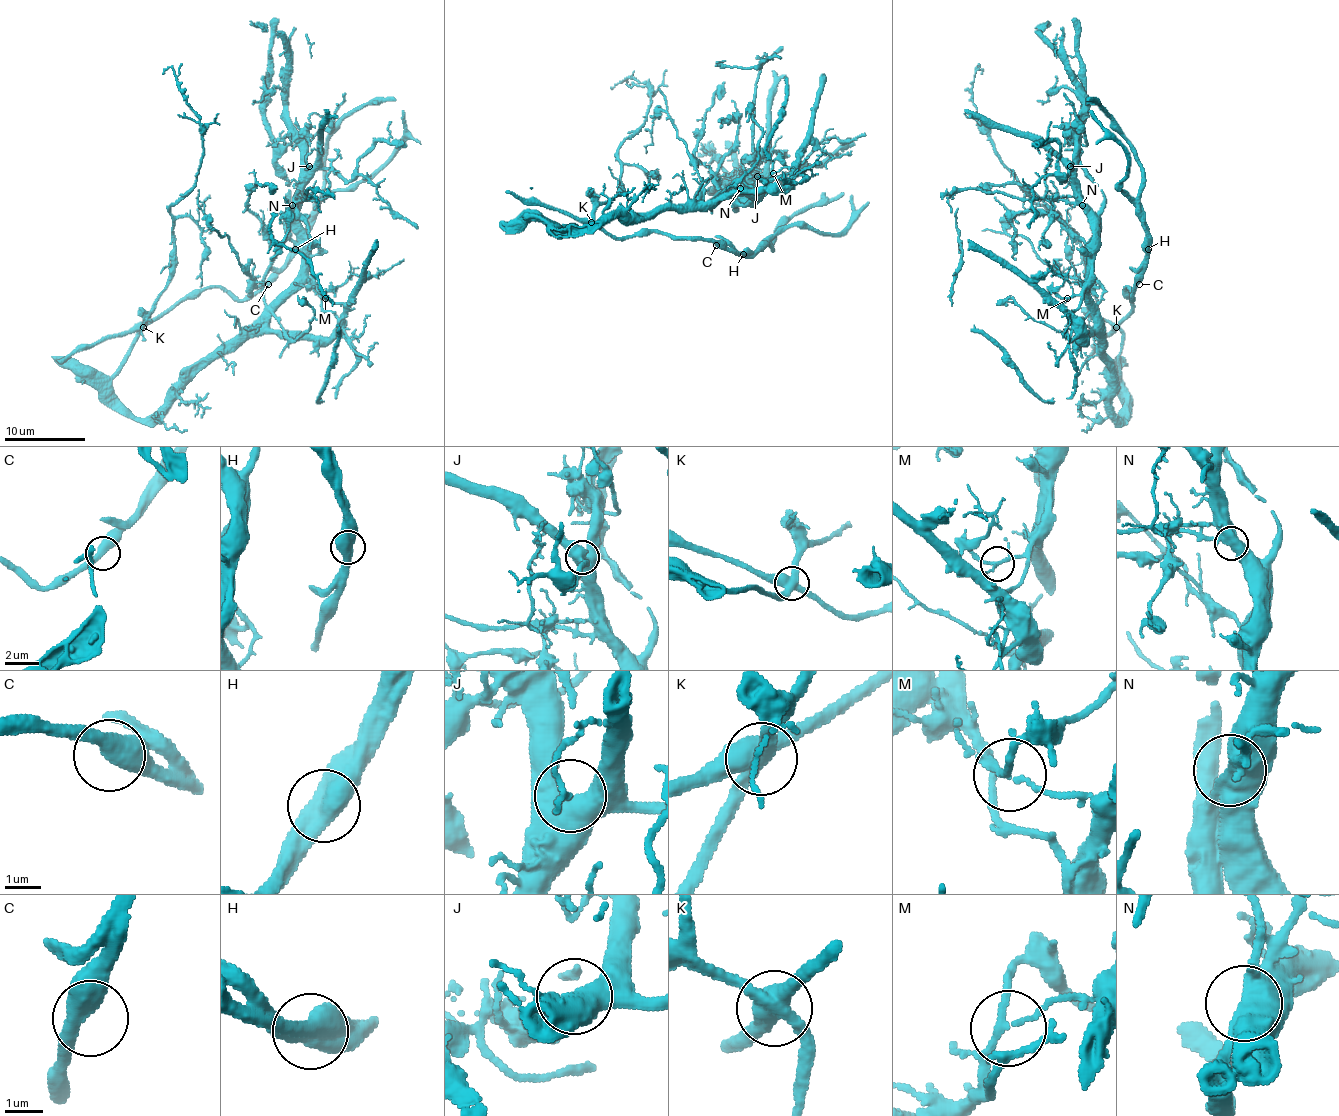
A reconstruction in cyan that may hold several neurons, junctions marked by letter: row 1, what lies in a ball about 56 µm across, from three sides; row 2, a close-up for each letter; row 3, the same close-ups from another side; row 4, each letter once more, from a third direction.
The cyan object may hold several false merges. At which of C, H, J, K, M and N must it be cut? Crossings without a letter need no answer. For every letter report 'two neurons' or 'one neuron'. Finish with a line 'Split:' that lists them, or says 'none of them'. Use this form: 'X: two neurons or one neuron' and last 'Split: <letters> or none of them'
C: one neuron
H: two neurons
J: one neuron
K: two neurons
M: two neurons
N: two neurons
Split: H, K, M, N

